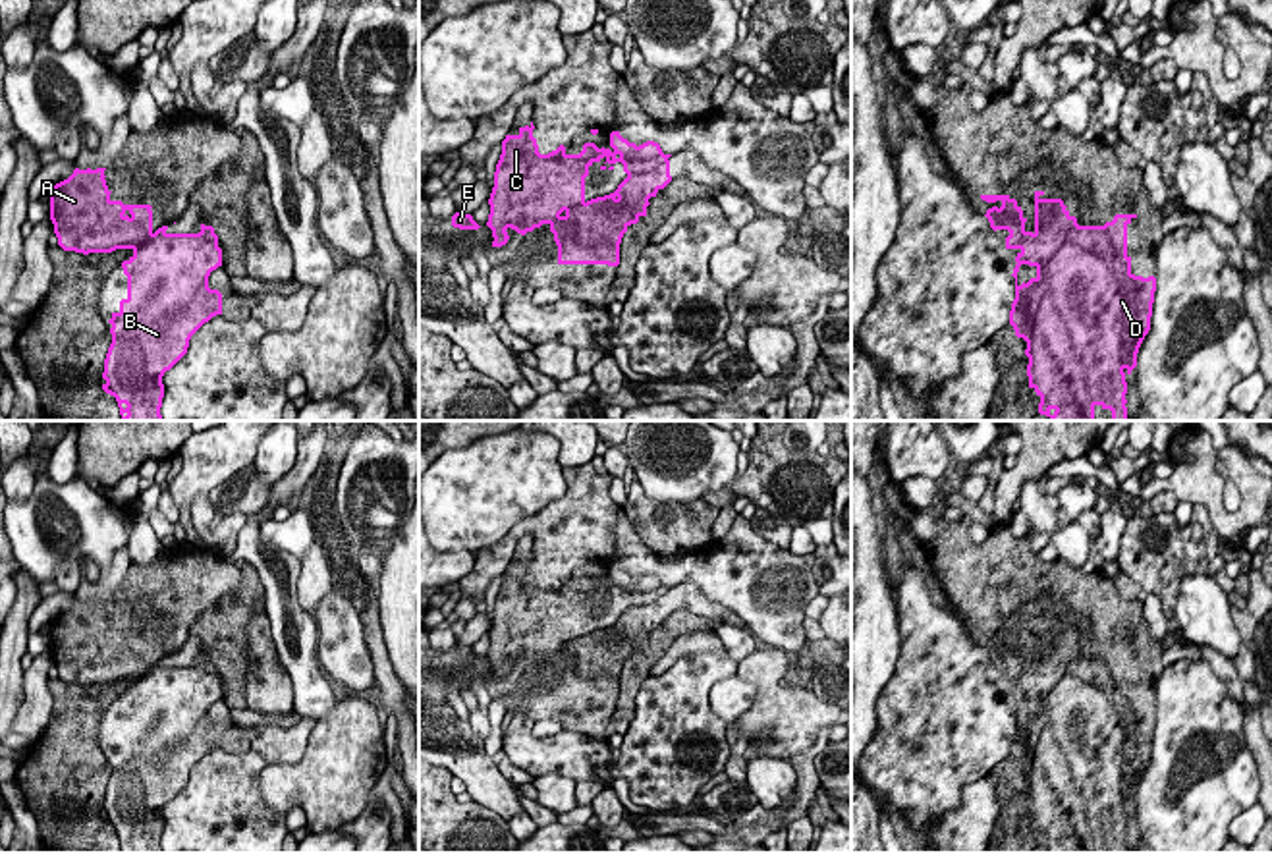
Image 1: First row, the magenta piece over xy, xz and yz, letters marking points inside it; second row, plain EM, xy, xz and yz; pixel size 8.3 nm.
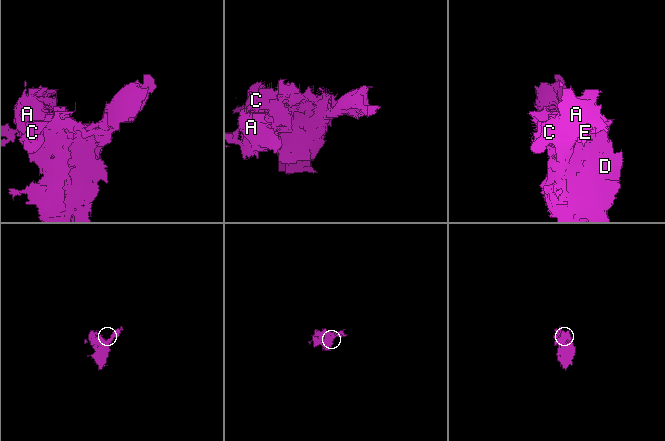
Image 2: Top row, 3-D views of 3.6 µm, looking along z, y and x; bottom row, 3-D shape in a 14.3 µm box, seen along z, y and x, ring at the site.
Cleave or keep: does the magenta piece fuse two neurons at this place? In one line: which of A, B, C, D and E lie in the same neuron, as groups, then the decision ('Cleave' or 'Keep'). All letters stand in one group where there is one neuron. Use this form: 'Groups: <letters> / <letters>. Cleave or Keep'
Groups: A B C D E. Keep

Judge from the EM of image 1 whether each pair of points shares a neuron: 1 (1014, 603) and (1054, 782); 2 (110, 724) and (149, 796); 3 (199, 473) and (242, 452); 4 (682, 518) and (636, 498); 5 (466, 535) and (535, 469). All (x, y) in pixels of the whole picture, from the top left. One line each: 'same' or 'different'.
1: same
2: same
3: same
4: same
5: same

